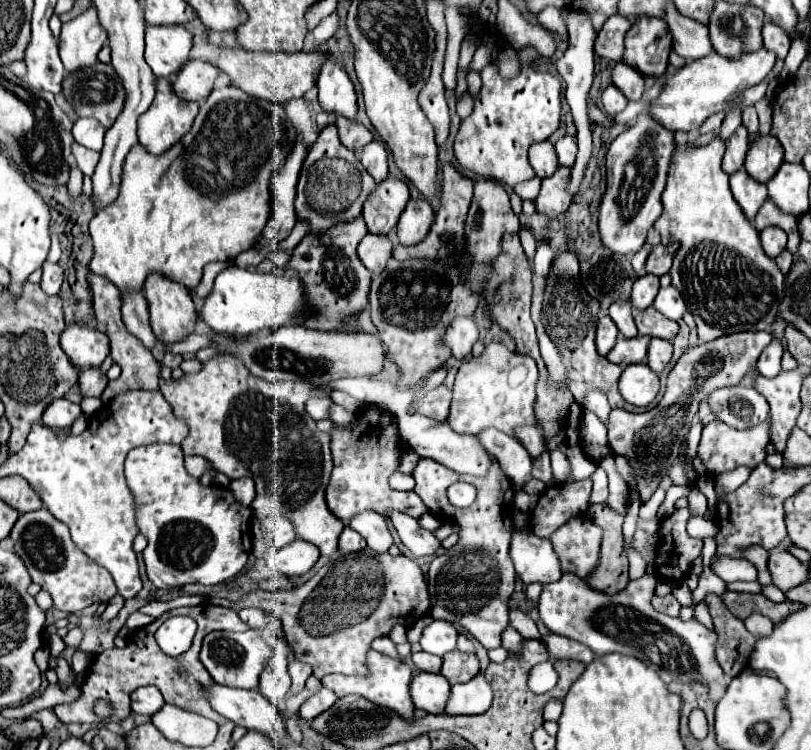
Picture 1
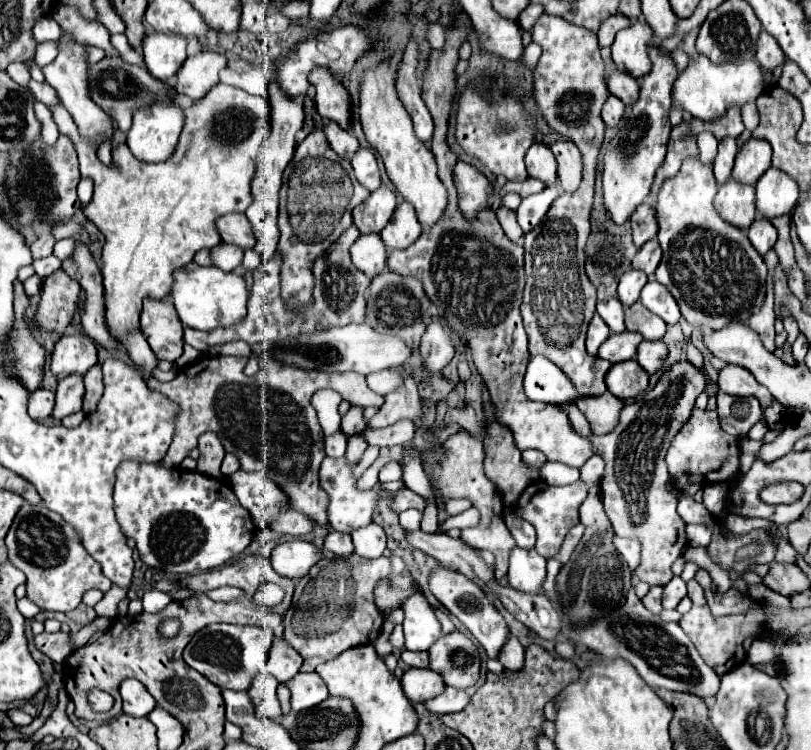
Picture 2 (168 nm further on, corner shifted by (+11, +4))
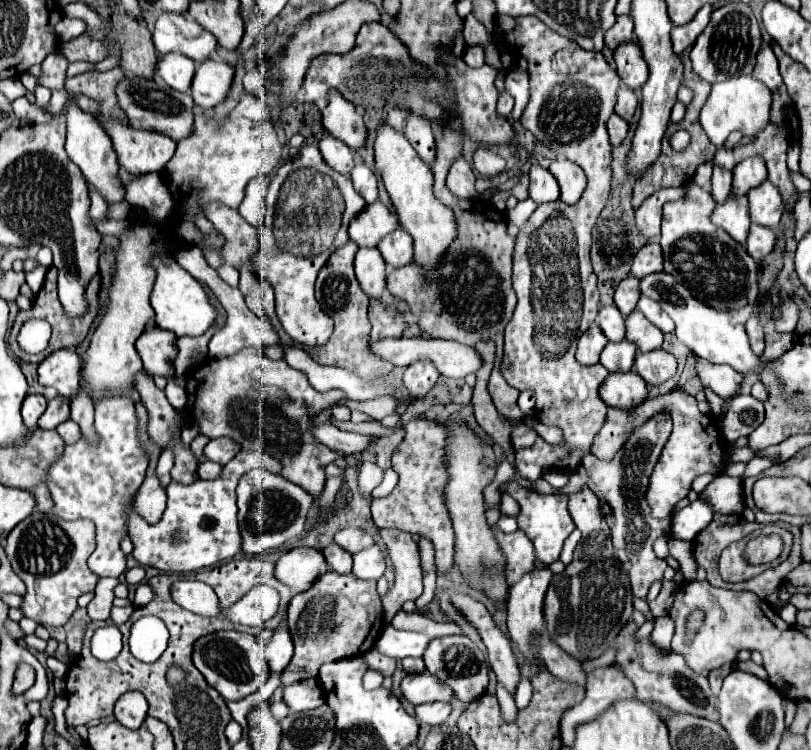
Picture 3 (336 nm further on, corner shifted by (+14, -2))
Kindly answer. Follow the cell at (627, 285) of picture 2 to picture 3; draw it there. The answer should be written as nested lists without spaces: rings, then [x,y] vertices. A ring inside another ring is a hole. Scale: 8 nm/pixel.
[[[626,277],[614,293],[614,305],[620,309],[620,313],[626,317],[636,309],[636,303],[640,299],[640,287],[638,287],[638,279],[636,277]]]

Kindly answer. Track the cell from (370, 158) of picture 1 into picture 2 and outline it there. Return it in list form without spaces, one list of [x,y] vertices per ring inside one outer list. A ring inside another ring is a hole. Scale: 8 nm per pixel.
[[[359,149],[353,157],[351,157],[351,165],[355,169],[355,177],[361,185],[365,185],[369,191],[375,191],[381,183],[379,179],[379,165],[377,165],[377,157],[371,149]]]

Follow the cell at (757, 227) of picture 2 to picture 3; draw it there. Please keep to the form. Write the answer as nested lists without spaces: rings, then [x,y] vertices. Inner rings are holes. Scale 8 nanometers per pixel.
[[[752,225],[750,227],[750,235],[748,235],[748,241],[746,241],[746,251],[748,255],[760,263],[768,253],[772,253],[776,245],[776,233],[768,227],[762,227],[762,225]]]

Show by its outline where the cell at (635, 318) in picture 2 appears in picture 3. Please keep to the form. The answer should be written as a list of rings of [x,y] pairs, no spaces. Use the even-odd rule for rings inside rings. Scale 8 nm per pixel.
[[[634,311],[626,317],[626,339],[636,343],[638,351],[654,351],[662,347],[664,335],[640,311]]]

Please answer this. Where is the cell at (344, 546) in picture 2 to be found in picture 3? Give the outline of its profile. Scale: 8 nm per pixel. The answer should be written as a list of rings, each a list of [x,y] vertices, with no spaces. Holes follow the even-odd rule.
[[[332,543],[332,545],[328,545],[322,553],[324,553],[328,565],[332,567],[332,571],[336,571],[336,573],[340,573],[340,575],[352,573],[352,555],[350,555],[348,551],[344,551],[340,545]]]

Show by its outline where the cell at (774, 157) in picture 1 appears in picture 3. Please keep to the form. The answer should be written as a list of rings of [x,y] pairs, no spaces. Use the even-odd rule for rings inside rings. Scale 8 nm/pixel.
[[[760,157],[740,161],[732,173],[732,195],[746,195],[752,187],[758,187],[762,181],[766,181],[766,165]]]

